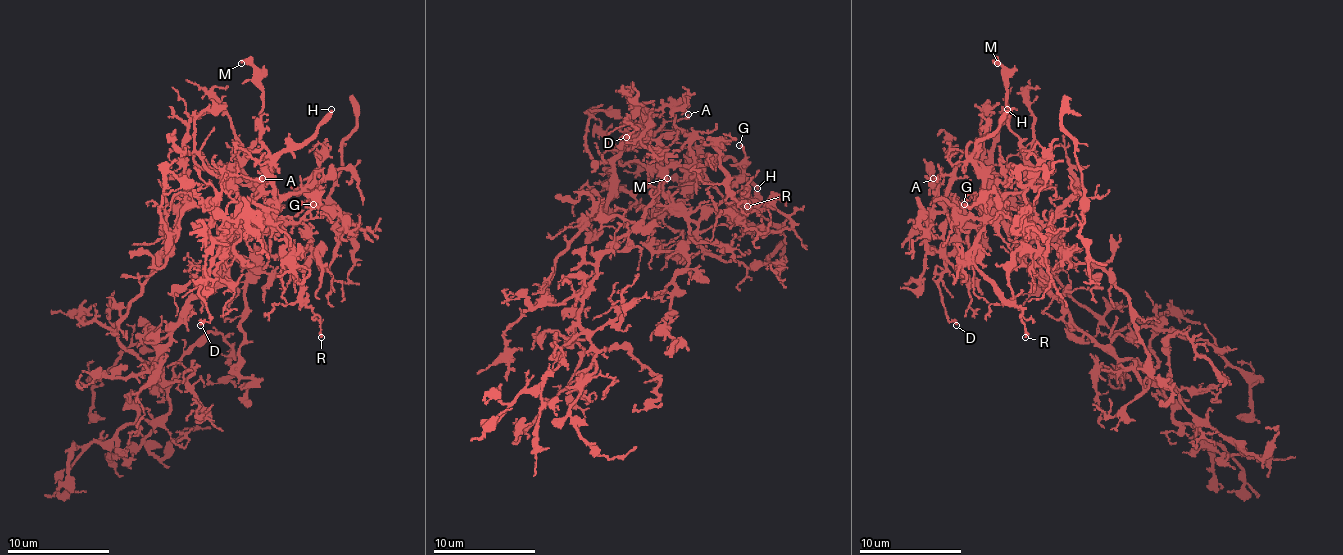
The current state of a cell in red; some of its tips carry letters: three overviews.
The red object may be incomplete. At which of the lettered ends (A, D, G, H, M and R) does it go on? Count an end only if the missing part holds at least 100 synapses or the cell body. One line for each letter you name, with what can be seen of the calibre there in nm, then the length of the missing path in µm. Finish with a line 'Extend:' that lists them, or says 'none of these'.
H: Thickness 300 nm. Missing length about 80 µm
Extend: H

